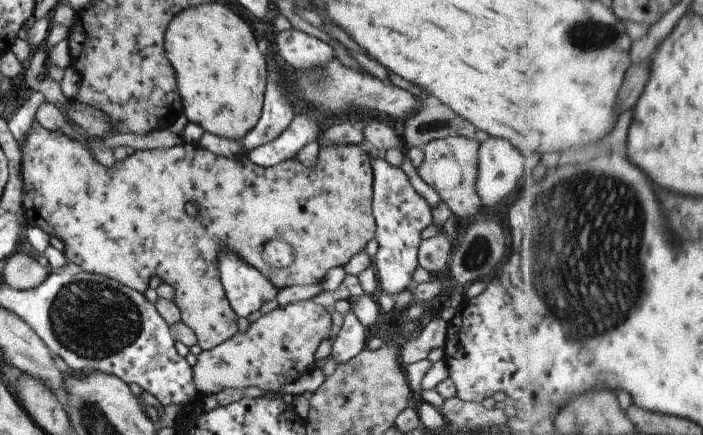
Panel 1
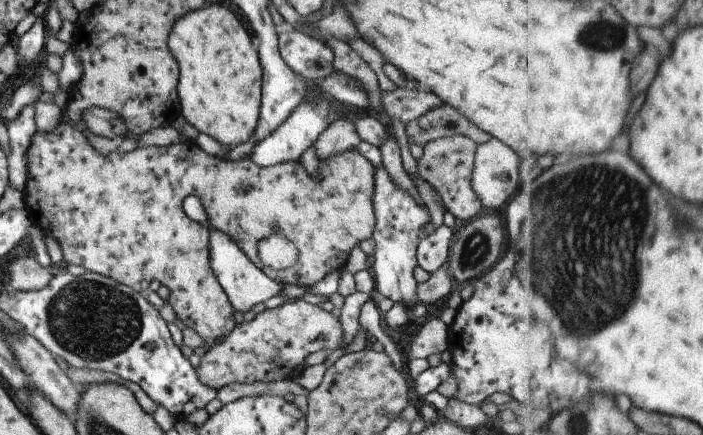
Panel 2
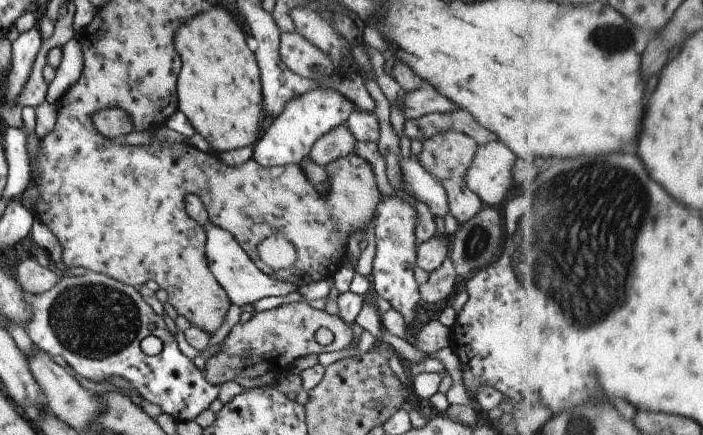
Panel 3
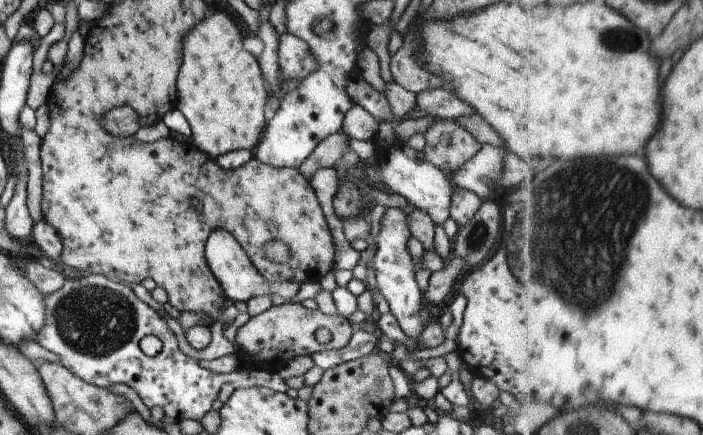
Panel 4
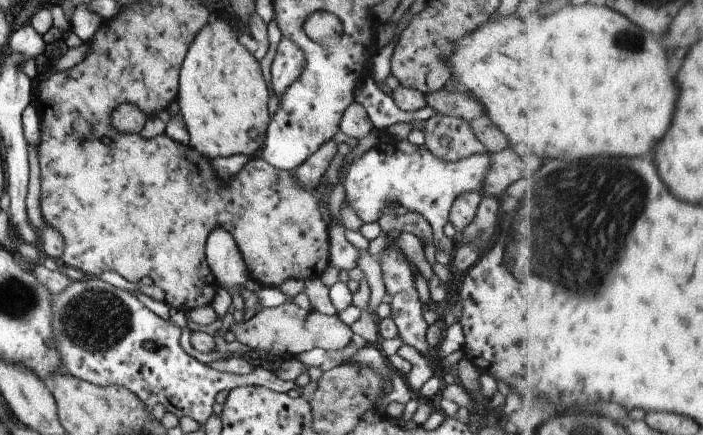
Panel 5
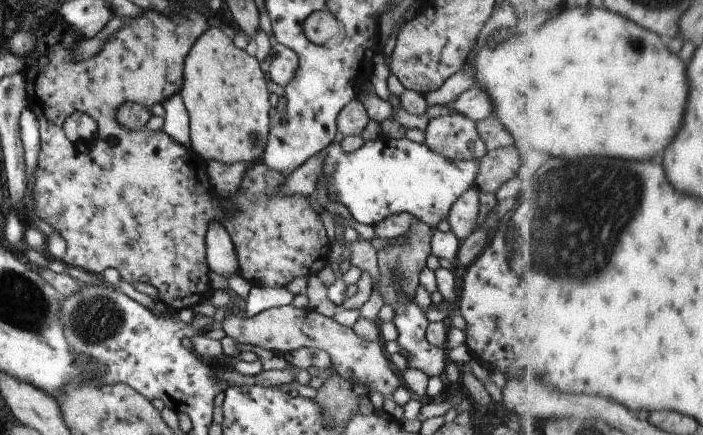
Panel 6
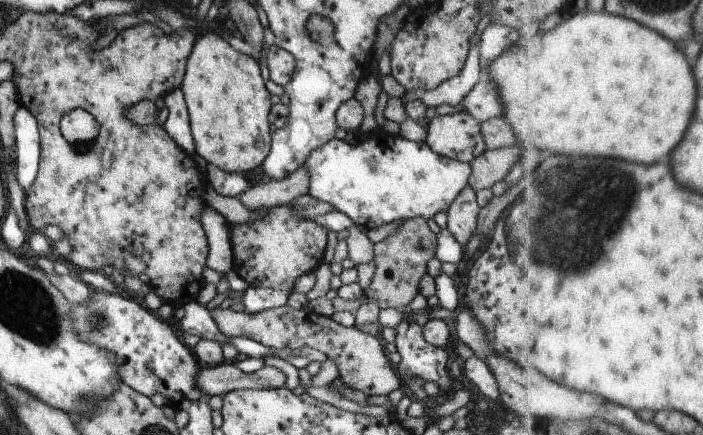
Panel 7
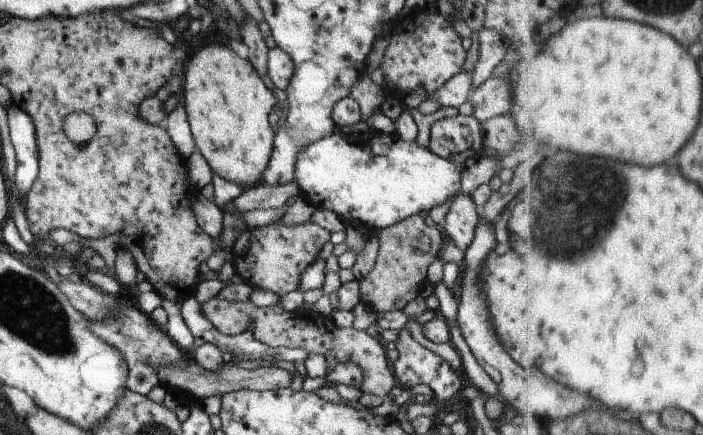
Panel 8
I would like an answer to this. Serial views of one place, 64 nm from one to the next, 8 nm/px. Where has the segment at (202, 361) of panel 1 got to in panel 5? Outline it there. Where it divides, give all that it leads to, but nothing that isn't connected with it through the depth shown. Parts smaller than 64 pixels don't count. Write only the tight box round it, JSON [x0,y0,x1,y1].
[229,302,353,360]

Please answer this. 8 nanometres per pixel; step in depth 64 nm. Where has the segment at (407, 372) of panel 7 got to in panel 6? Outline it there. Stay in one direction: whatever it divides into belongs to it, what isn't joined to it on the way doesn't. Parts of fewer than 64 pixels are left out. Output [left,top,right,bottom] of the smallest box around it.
[394,297,448,376]

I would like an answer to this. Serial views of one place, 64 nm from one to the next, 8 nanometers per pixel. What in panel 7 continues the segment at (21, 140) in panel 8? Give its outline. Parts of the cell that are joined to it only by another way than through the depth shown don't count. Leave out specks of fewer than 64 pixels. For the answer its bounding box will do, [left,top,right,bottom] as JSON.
[14,107,41,186]

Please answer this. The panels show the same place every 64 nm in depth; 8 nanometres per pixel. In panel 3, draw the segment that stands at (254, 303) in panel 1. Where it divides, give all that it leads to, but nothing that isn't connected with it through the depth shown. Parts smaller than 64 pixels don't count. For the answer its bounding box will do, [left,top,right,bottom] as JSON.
[185,193,299,307]

